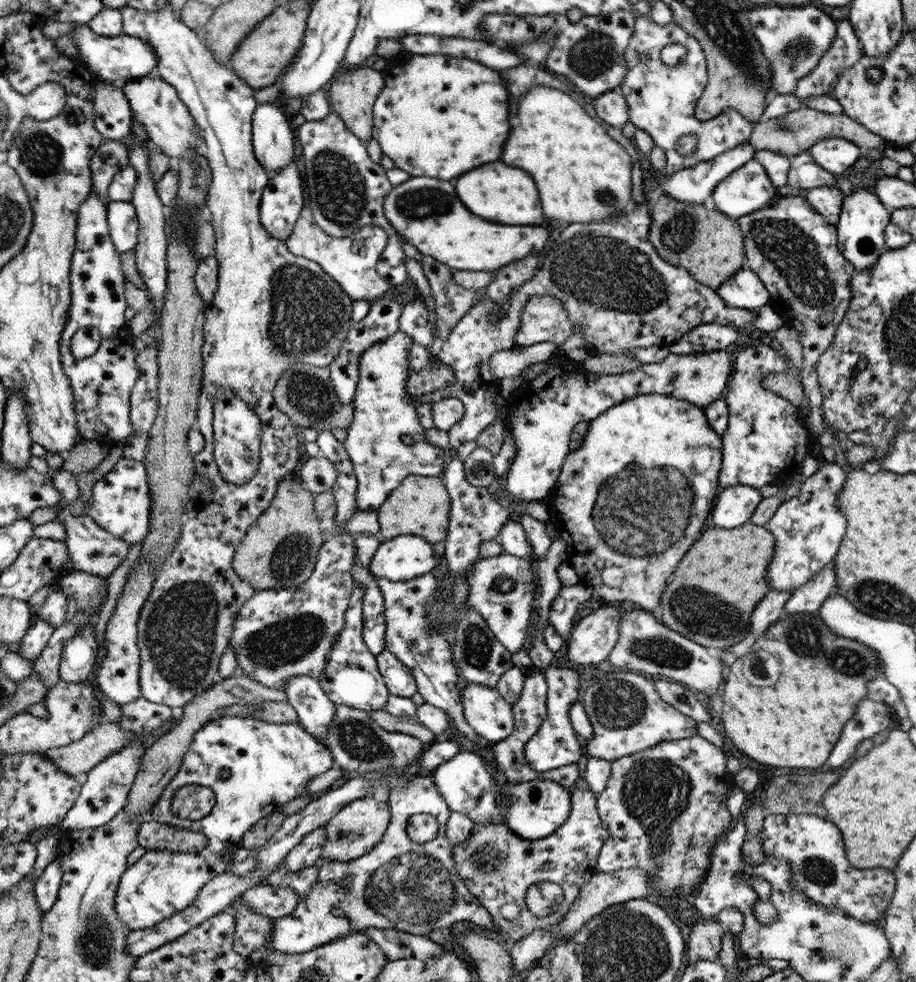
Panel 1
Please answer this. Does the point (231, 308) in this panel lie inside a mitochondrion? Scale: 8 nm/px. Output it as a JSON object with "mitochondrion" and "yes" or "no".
{"mitochondrion":"no"}

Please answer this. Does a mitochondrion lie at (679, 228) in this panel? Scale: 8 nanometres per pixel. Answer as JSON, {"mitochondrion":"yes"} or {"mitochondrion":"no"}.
{"mitochondrion":"yes"}

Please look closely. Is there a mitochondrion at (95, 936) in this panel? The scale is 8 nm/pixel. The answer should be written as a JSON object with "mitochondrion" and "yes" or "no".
{"mitochondrion":"yes"}

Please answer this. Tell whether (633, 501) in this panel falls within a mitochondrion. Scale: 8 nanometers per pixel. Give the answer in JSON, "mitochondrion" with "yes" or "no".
{"mitochondrion":"yes"}

